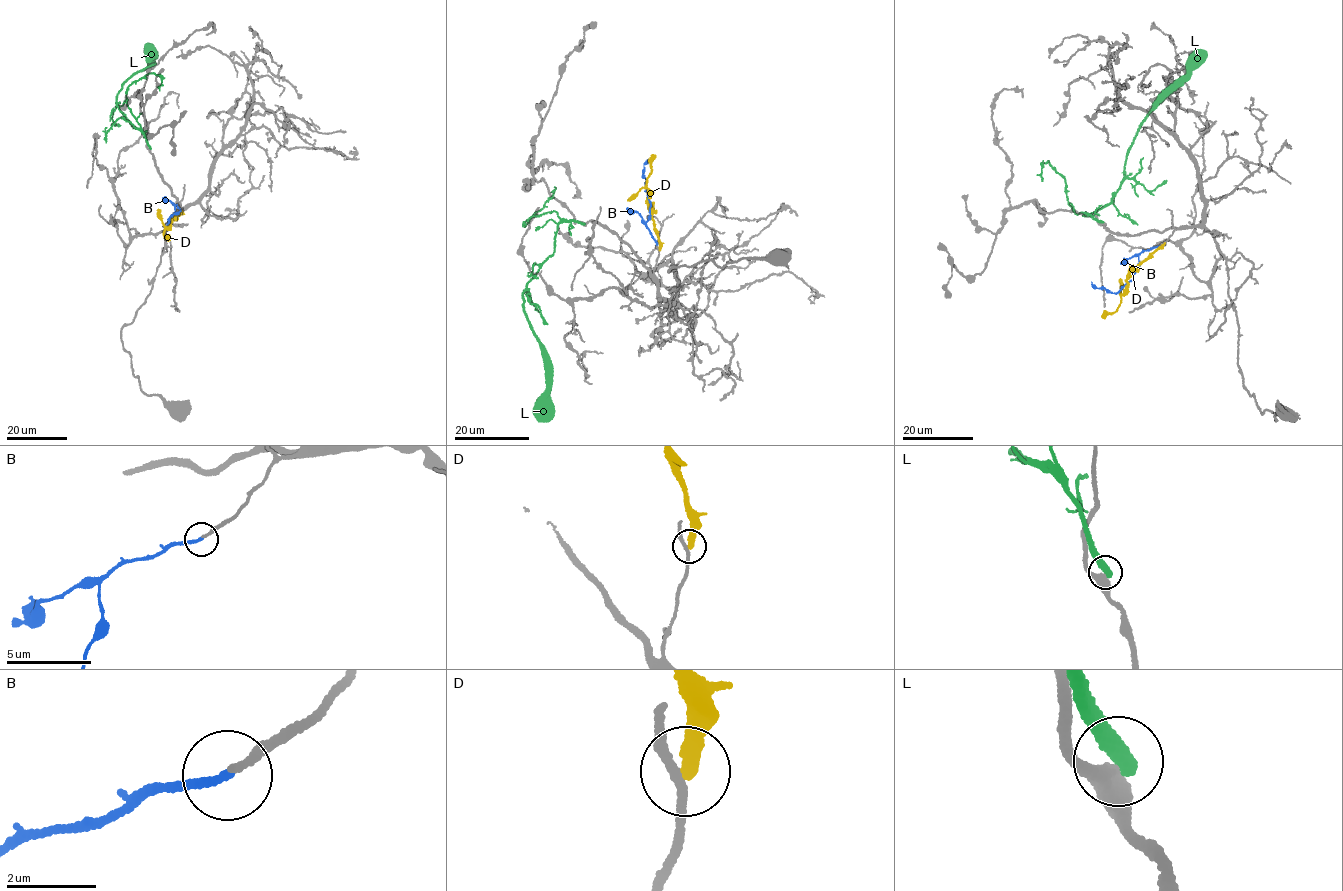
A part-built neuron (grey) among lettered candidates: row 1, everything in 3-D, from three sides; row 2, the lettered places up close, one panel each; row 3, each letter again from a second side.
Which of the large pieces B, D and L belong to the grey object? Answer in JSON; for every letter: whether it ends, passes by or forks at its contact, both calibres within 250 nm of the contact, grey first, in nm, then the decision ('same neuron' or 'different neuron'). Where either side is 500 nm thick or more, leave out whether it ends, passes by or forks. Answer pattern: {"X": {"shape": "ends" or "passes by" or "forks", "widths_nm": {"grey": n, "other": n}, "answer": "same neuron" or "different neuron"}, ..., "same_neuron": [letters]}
{"B": {"shape": "ends", "widths_nm": {"grey": 170, "other": 190}, "answer": "same neuron"}, "D": {"shape": "ends", "widths_nm": {"grey": 200, "other": 280}, "answer": "different neuron"}, "L": {"shape": "ends", "widths_nm": {"grey": 440, "other": 440}, "answer": "different neuron"}, "same_neuron": ["B"]}

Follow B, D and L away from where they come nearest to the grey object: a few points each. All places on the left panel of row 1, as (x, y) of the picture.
B: (180, 210), (175, 205), (175, 214), (167, 224), (170, 216), (181, 210)
D: (181, 211), (165, 228), (163, 235), (170, 239)
L: (150, 148), (141, 130), (132, 126), (116, 101), (122, 83), (149, 64), (146, 46), (149, 46)

